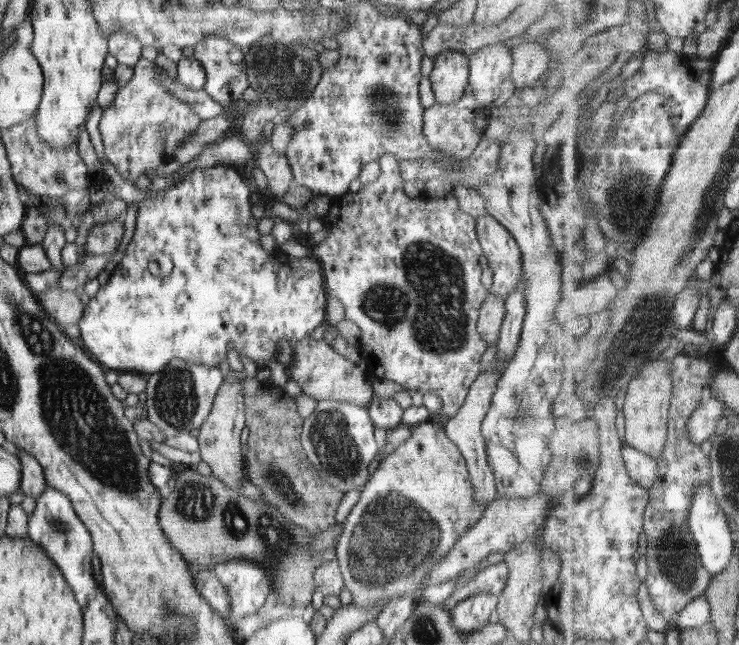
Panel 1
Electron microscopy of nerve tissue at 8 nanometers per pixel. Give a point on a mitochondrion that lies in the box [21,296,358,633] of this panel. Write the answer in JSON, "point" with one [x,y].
{"point":[195,502]}

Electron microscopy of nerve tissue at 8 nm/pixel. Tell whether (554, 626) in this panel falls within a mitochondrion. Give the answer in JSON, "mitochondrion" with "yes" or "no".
{"mitochondrion":"no"}

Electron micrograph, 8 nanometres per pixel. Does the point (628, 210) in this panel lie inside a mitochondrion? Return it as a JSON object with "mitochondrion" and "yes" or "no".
{"mitochondrion":"yes"}

